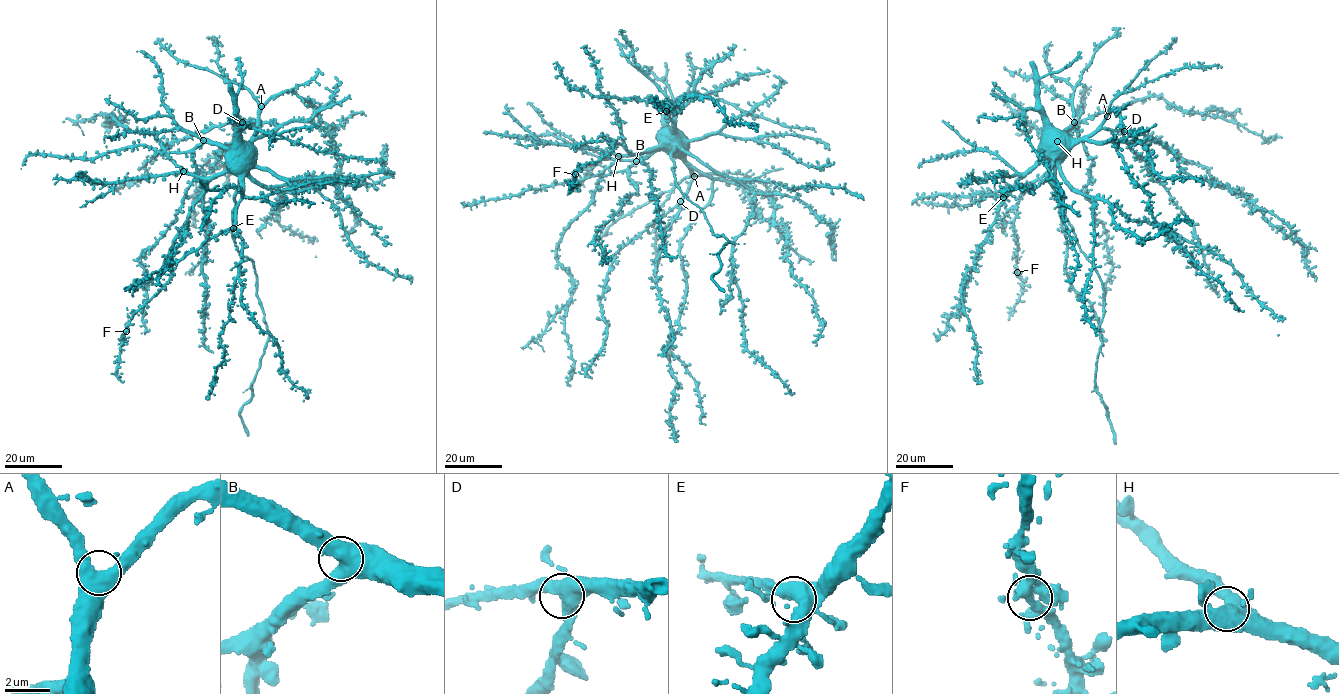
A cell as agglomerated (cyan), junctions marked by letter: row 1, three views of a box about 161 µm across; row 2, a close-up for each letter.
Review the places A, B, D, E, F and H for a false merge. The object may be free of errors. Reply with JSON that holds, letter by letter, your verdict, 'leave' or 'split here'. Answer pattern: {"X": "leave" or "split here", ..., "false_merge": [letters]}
{"A": "leave", "B": "leave", "D": "leave", "E": "leave", "F": "leave", "H": "leave", "false_merge": []}

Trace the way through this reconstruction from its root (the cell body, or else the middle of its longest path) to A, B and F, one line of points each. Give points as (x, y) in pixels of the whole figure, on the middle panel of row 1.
A: (669, 139), (694, 176)
B: (669, 139), (636, 161)
F: (669, 139), (637, 155), (615, 141), (609, 141), (613, 146), (609, 153), (582, 166), (575, 174)

